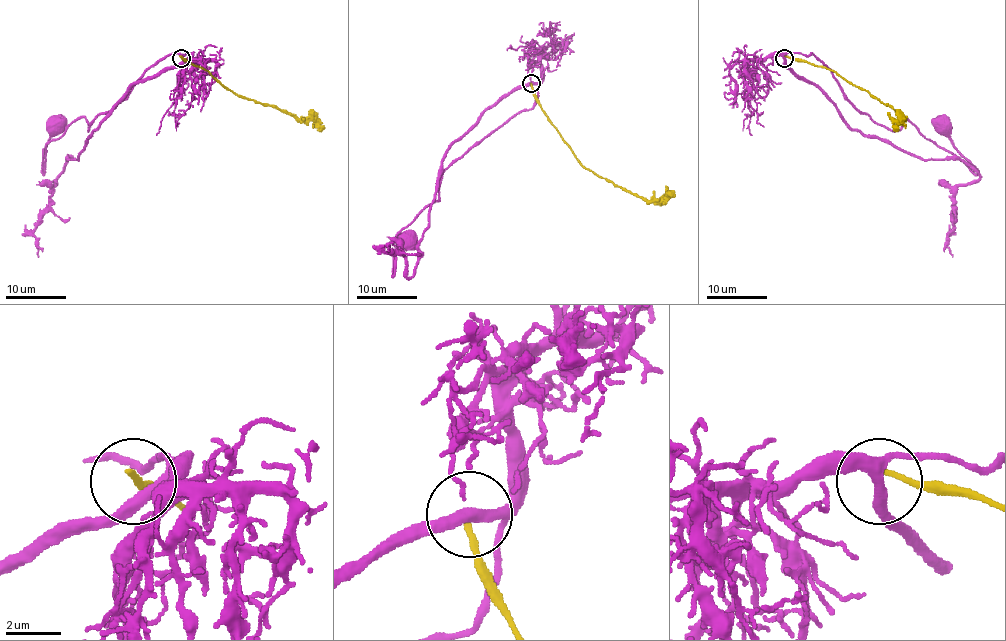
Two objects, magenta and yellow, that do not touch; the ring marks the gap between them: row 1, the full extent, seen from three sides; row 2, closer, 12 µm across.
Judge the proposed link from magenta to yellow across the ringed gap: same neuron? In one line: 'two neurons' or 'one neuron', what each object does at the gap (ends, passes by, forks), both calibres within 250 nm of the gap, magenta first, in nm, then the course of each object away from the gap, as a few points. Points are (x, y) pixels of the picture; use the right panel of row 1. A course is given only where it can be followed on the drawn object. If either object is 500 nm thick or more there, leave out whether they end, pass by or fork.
two neurons; magenta passes by; yellow ends there; 400 nm thick on the magenta side, 180 nm on the other; magenta runs (784, 61), (852, 129), (924, 160), (960, 158), (979, 175), (954, 196), (953, 257); yellow runs (784, 56), (822, 65), (889, 105), (903, 119), (892, 128)

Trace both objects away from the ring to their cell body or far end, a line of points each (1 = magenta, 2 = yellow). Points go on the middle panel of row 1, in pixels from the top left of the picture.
1: (531, 82), (515, 87), (487, 108), (446, 151), (410, 277), (407, 259), (389, 251)
2: (531, 82), (535, 99), (583, 166), (649, 201), (664, 201), (674, 190)

